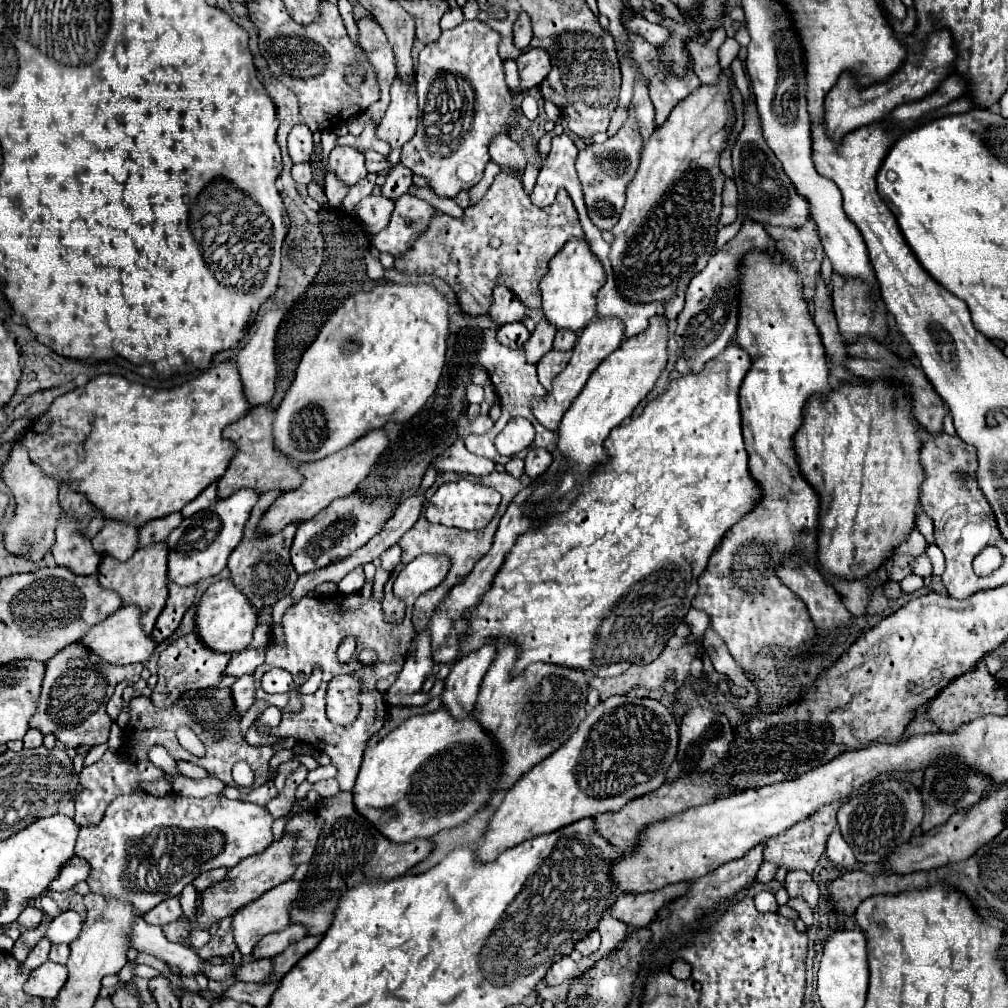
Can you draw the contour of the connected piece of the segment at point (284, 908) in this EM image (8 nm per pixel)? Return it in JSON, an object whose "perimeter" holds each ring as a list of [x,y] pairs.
{"perimeter":[[[289,880],[283,882],[271,890],[267,890],[263,896],[259,896],[257,900],[249,902],[247,906],[239,908],[233,918],[231,918],[231,928],[233,928],[233,938],[237,944],[237,950],[245,956],[251,954],[253,946],[269,932],[279,932],[285,926],[289,926],[289,902],[293,902],[293,894],[297,894],[297,882]]]}

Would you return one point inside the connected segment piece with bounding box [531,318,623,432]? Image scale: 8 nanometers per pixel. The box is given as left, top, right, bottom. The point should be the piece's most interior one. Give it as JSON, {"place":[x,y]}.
{"place":[601,337]}

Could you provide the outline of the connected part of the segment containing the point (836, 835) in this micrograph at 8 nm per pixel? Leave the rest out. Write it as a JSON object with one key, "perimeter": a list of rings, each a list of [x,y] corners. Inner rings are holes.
{"perimeter":[[[835,828],[827,840],[827,858],[839,866],[853,866],[857,860],[853,856],[853,850],[849,848],[849,844],[843,840],[839,828]]]}

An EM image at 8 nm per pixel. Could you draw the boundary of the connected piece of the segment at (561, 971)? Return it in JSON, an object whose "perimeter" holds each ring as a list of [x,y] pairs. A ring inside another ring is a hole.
{"perimeter":[[[571,956],[559,958],[545,974],[545,982],[551,986],[559,986],[559,984],[567,984],[573,978],[577,978],[581,972],[577,968],[577,964],[571,960]]]}

